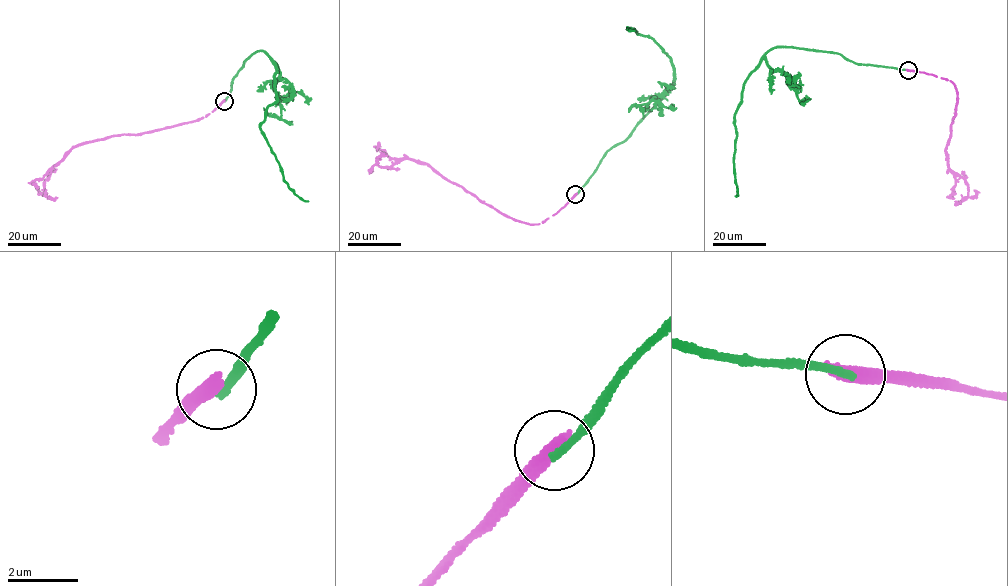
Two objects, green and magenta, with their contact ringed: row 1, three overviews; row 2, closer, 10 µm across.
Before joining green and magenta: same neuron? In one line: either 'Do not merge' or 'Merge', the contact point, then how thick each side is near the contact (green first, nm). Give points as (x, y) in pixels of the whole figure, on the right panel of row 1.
Do not merge. Place: (908, 70). Thickness 240 nm (green) against 480 nm

